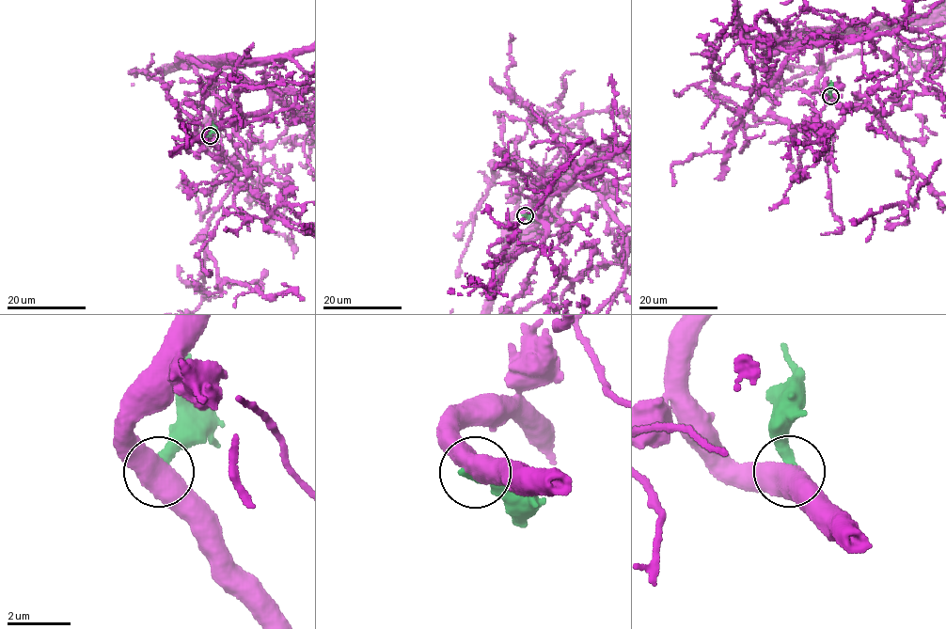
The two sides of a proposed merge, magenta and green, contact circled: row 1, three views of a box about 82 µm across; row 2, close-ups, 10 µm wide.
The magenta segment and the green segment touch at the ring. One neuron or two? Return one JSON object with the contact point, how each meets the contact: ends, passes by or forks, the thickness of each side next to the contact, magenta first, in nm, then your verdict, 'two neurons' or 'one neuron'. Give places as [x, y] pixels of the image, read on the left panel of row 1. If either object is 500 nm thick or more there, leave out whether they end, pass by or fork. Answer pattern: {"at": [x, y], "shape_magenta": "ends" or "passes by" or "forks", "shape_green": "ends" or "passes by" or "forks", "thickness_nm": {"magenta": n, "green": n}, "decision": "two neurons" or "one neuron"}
{"at": [210, 135], "thickness_nm": {"magenta": 550, "green": 400}, "decision": "two neurons"}

